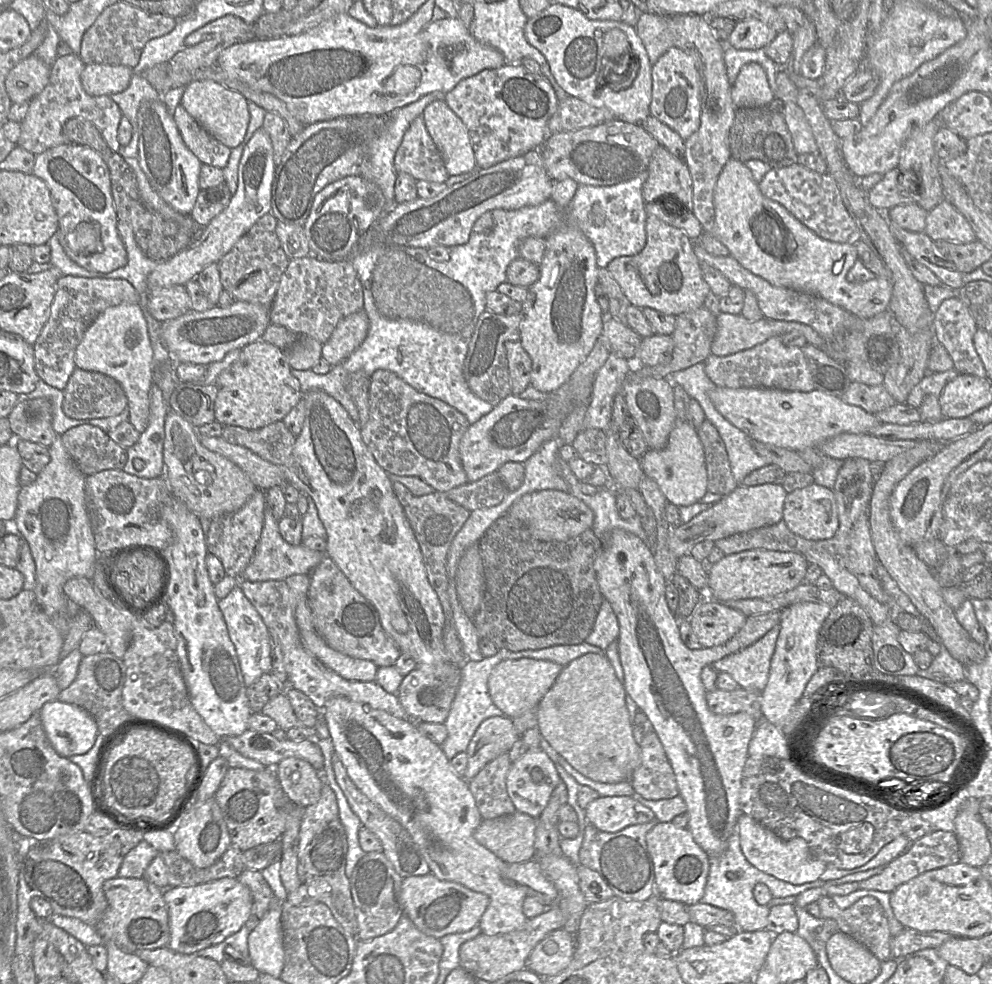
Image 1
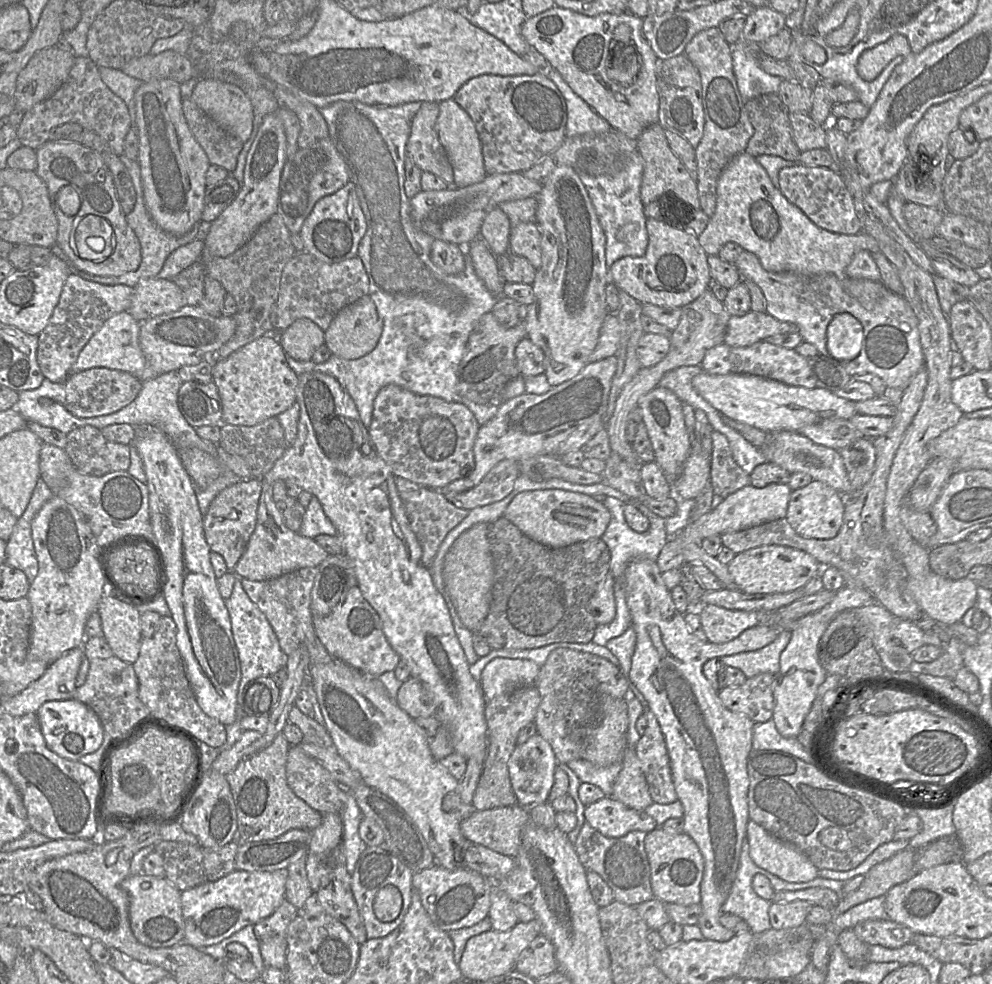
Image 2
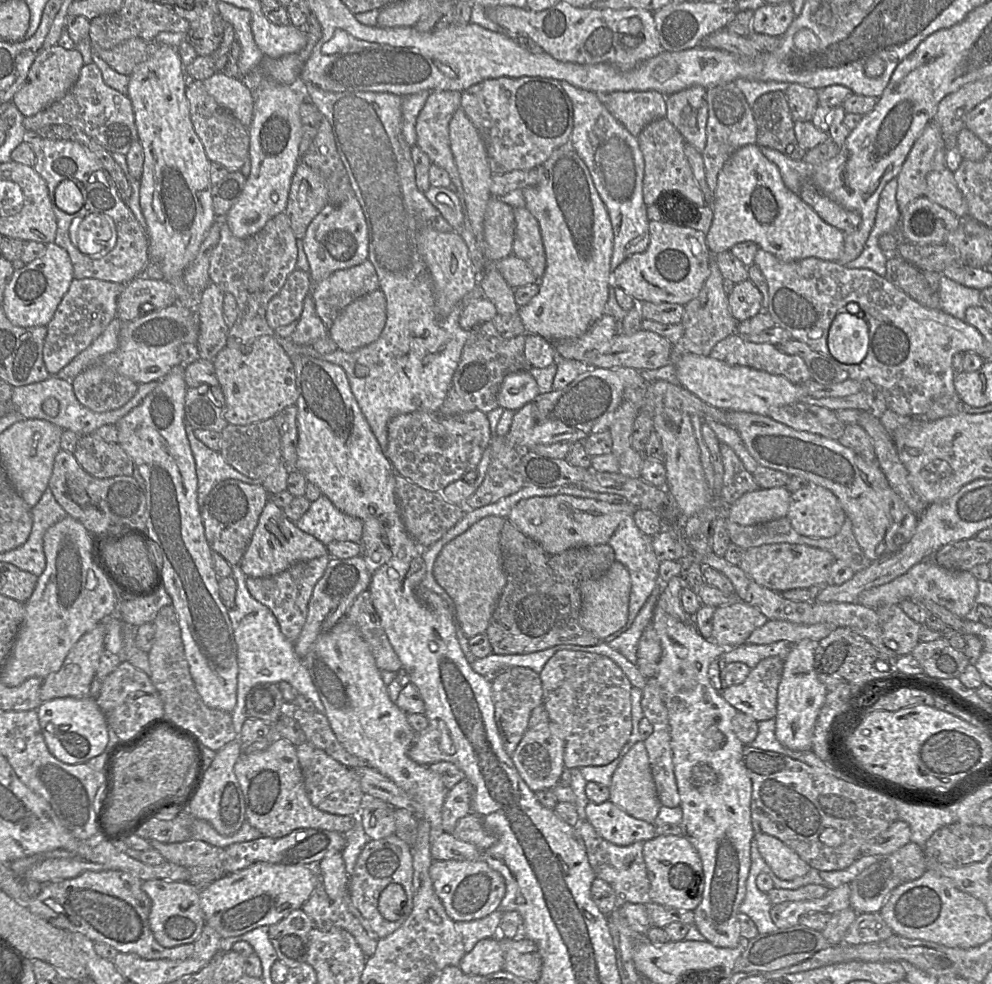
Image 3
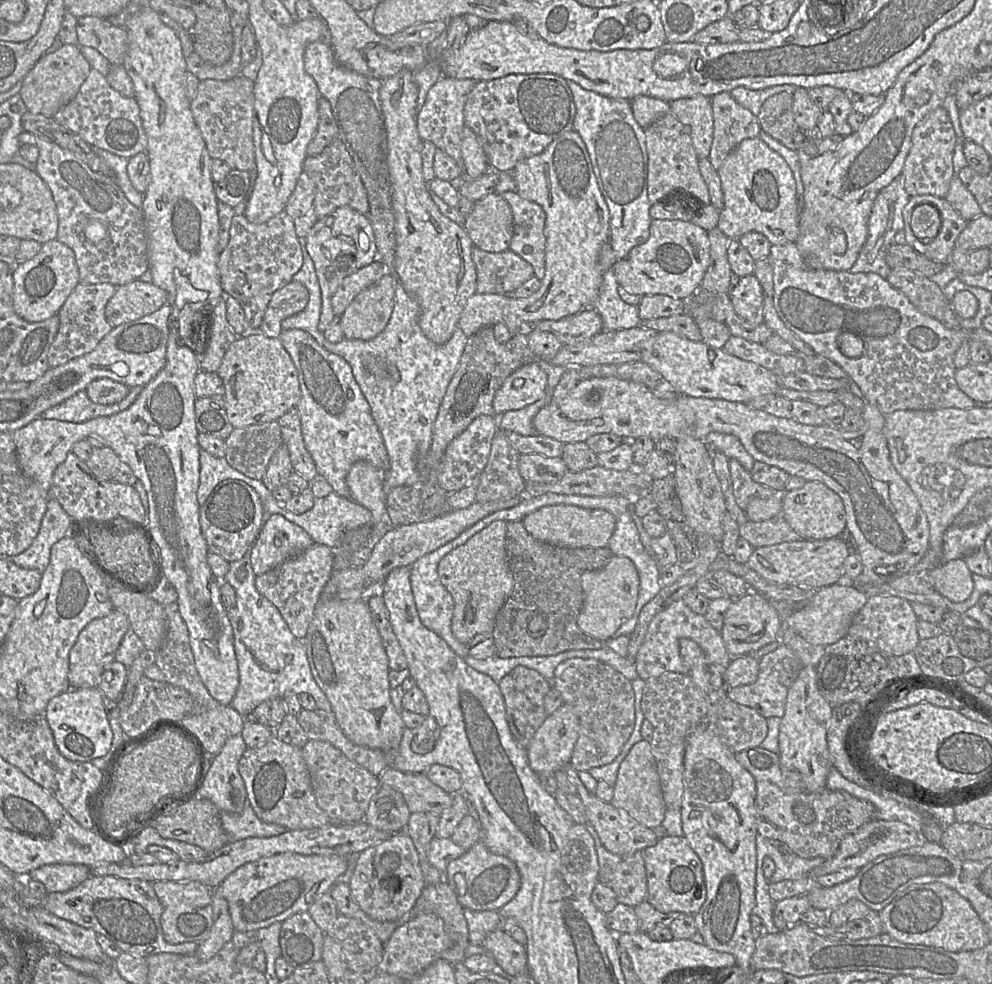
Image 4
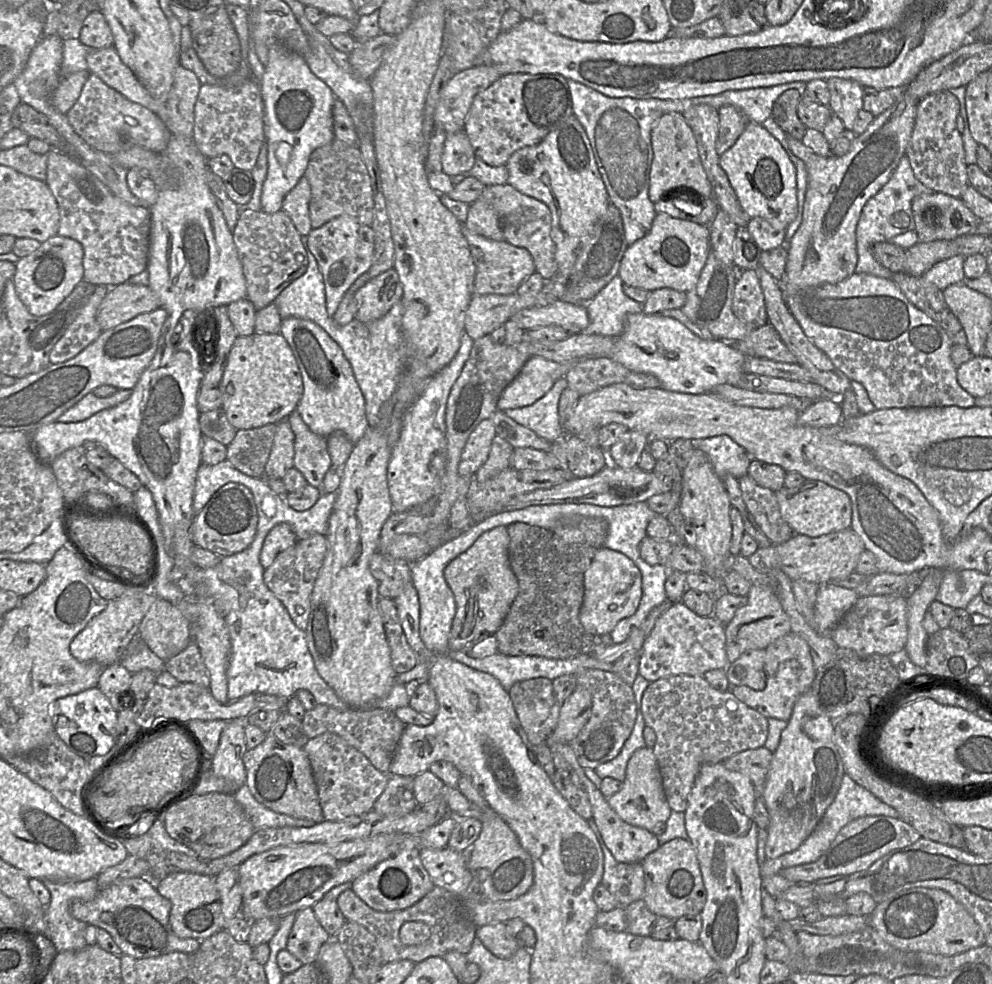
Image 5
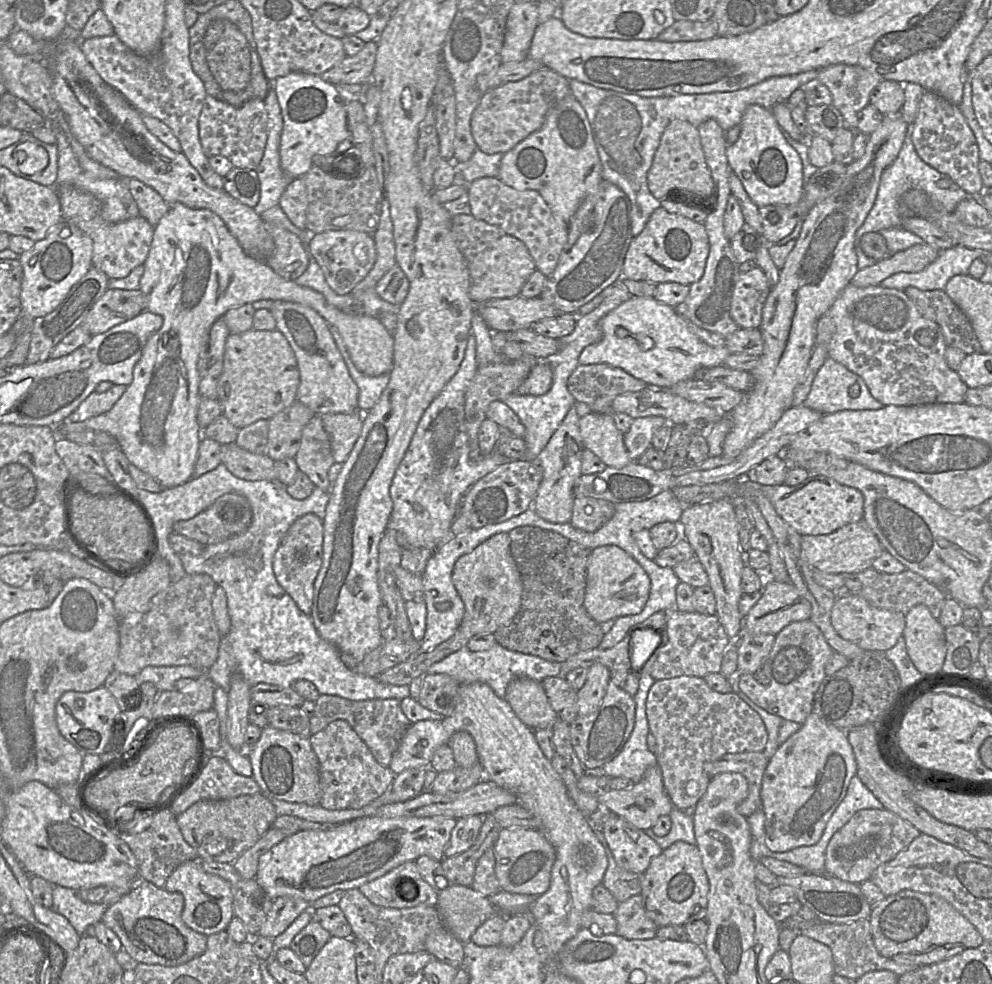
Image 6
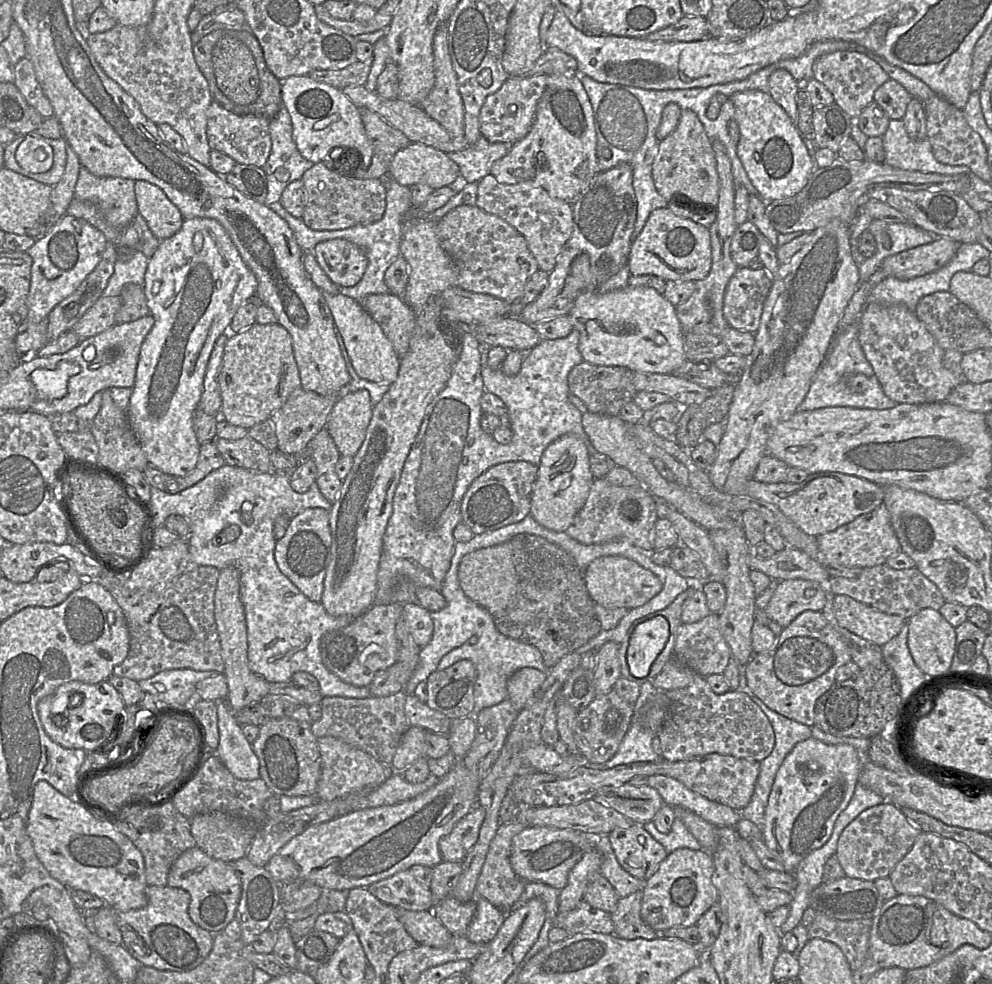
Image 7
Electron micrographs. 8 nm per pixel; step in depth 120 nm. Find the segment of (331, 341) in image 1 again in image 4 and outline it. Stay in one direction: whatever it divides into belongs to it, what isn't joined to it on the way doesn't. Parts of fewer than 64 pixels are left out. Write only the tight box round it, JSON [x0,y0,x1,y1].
[339,272,397,341]

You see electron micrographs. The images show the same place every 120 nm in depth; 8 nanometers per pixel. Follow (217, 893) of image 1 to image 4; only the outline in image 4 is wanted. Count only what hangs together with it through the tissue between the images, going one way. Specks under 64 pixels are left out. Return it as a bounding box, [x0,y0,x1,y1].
[217,852,348,932]

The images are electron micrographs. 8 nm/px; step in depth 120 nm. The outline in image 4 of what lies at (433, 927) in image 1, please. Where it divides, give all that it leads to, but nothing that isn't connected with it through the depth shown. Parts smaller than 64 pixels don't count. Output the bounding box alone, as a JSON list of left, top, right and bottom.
[445,840,521,911]

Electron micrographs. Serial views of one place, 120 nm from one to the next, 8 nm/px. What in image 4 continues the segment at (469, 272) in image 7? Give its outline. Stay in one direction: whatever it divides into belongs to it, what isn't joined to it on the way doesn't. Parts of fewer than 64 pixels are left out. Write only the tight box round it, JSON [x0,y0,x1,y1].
[473,246,534,295]

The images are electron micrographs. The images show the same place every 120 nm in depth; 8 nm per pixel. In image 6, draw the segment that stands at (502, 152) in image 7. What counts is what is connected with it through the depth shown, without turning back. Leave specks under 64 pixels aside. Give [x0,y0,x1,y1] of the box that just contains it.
[453,148,504,185]

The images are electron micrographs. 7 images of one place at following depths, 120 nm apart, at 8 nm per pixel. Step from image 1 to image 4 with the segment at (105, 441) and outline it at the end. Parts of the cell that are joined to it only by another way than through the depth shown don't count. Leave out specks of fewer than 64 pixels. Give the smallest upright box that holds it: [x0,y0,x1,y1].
[86,446,138,486]

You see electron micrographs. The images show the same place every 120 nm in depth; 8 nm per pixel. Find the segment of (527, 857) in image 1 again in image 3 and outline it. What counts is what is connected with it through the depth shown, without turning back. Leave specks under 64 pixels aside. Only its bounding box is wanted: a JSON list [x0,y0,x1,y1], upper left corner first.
[451,812,497,850]

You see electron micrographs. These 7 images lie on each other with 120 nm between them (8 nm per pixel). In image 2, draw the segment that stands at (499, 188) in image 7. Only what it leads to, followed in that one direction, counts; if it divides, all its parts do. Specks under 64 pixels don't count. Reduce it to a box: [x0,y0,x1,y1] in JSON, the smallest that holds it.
[509,221,541,270]

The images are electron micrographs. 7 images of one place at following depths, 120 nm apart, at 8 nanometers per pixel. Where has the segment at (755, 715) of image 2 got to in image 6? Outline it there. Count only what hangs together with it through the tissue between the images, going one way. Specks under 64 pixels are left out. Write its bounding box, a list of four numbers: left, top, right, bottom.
[737,619,833,725]

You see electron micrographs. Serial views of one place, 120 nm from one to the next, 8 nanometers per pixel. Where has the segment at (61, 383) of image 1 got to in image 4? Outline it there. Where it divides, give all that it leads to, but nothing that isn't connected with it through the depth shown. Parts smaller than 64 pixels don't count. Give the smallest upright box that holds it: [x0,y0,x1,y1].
[47,283,117,368]

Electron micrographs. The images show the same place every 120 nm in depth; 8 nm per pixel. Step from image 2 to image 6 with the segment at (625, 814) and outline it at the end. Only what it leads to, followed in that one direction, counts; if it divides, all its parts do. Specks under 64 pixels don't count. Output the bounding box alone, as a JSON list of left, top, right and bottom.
[602,811,663,874]

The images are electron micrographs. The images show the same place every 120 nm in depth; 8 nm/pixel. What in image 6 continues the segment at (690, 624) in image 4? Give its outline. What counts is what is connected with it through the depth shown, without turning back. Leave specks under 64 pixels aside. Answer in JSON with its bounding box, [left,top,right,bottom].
[650,608,733,680]

